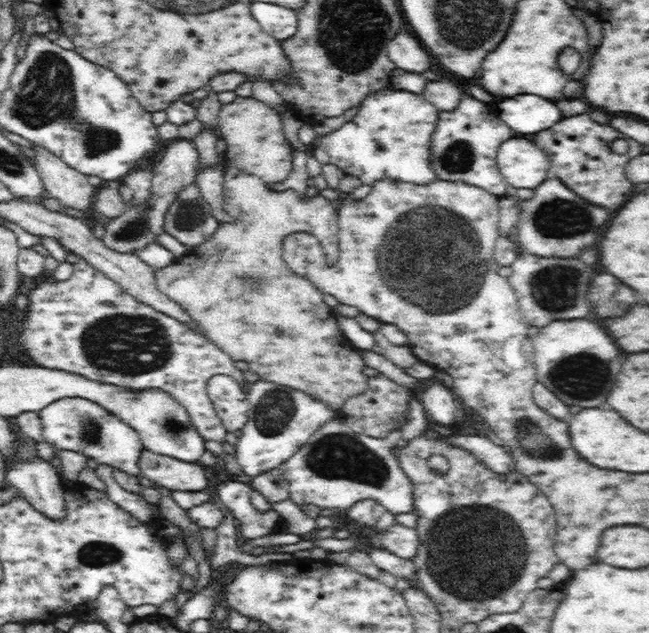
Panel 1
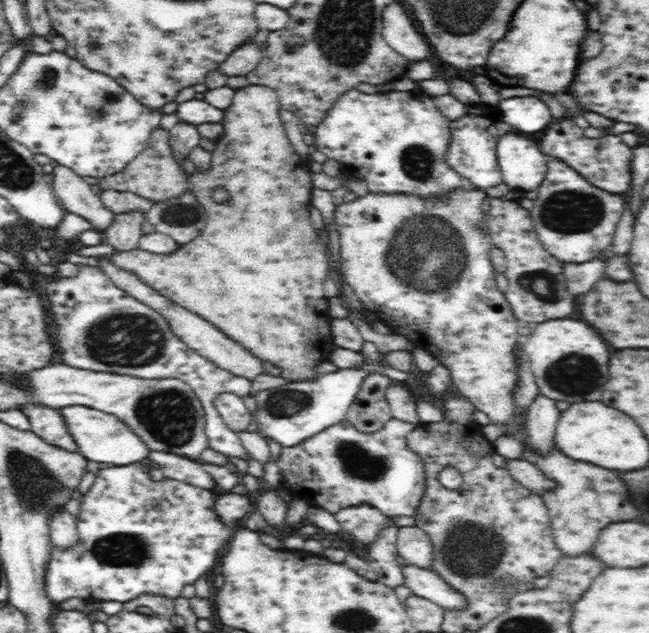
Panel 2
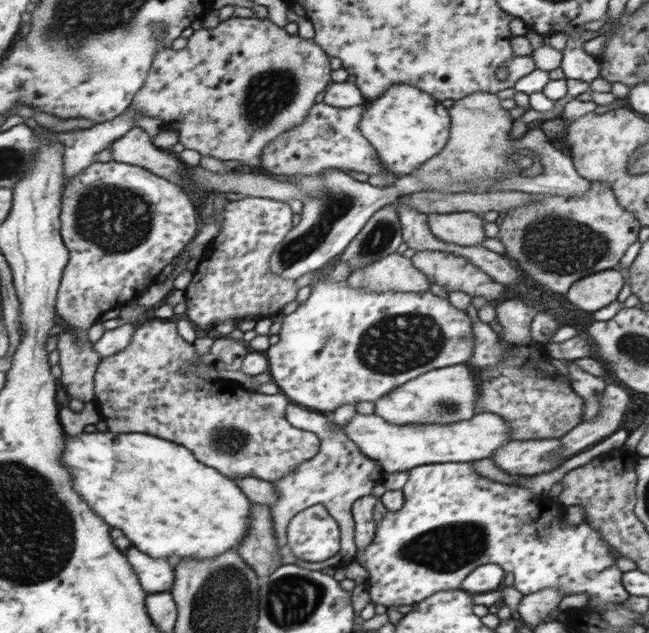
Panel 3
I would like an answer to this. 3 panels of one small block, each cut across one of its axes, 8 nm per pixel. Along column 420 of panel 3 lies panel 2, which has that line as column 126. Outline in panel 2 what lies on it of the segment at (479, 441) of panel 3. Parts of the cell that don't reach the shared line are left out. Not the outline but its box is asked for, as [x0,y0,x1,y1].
[57,406,151,467]

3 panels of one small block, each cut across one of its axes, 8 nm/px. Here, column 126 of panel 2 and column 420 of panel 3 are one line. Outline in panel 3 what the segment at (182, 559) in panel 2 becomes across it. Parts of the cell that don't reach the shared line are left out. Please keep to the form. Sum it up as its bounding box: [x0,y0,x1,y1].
[358,462,629,608]

